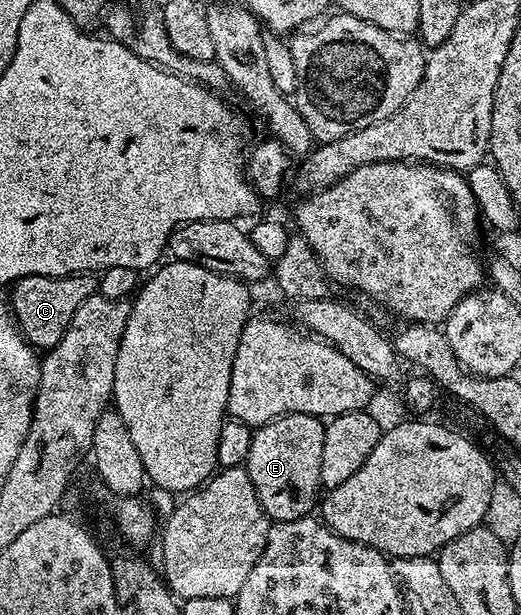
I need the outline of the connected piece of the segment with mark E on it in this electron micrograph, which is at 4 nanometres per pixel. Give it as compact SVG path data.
M285 413L253 430L252 447L244 468L271 522L300 519L313 510L310 509L313 505L315 508L322 483L320 455L324 451L325 430L319 418L303 413Z

